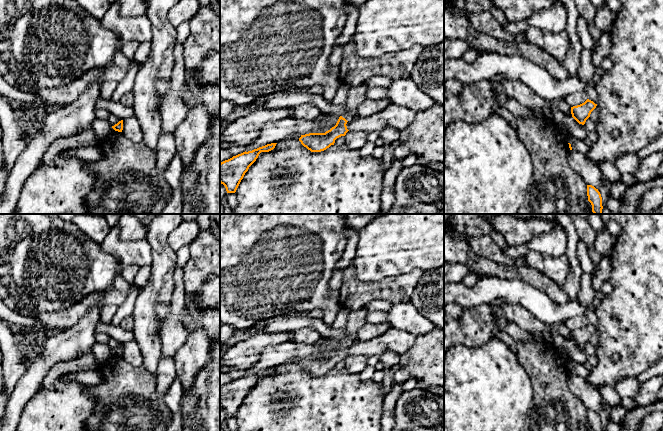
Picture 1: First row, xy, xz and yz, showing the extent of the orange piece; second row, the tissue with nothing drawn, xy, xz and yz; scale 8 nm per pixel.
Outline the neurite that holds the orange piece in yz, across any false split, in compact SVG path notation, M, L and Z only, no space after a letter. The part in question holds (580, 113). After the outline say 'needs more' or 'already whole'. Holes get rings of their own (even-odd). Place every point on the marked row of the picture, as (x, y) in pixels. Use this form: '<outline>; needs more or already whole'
M587 99L584 103L571 107L572 117L579 123L584 125L590 117L591 112L596 108L597 104Z; already whole

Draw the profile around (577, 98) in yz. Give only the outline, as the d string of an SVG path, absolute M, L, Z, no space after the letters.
M575 92L566 96L566 102L571 106L577 106L584 103L587 100L587 95L585 92Z

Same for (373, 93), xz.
M370 87L366 93L366 99L381 100L388 99L387 90L384 87Z

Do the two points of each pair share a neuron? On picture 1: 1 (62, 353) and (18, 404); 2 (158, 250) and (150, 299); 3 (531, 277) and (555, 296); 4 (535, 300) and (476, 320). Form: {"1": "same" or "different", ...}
{"1": "same", "2": "same", "3": "same", "4": "different"}

